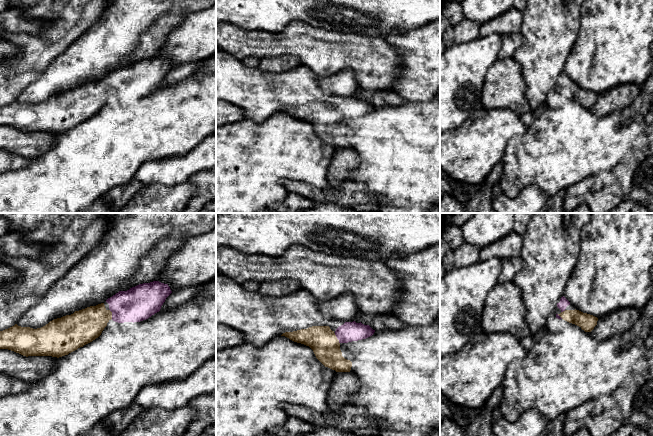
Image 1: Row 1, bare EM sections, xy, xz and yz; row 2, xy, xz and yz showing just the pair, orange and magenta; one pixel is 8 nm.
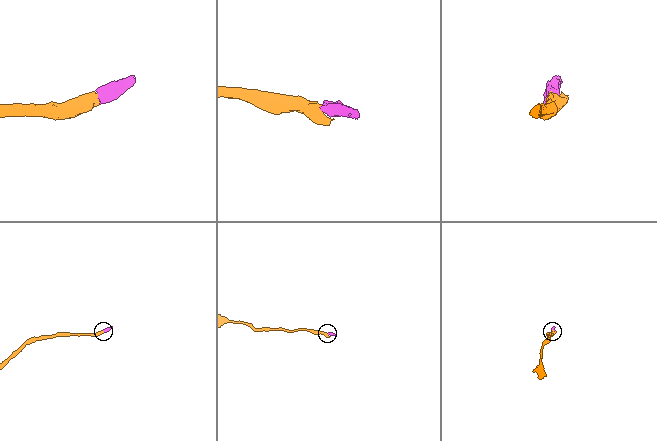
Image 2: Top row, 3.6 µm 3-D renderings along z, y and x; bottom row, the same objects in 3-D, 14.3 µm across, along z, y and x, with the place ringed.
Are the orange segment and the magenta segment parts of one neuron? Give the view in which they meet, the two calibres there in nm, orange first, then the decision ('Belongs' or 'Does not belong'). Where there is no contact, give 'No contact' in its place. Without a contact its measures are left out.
Touches orange in xz. Thickness 220 nm (orange) against 160 nm. Belongs

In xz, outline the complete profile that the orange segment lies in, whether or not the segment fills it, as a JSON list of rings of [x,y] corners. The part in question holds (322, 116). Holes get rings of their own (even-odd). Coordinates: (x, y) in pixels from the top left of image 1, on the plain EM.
[[[353,97],[345,98],[335,108],[329,102],[312,102],[307,105],[285,108],[281,112],[309,122],[325,143],[336,148],[350,148],[352,138],[342,132],[340,120],[366,115],[374,108],[375,106],[369,101]]]

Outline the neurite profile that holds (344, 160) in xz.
[[[336,148],[327,171],[330,187],[340,187],[351,180],[351,172],[357,169],[359,164],[360,156],[353,148]]]

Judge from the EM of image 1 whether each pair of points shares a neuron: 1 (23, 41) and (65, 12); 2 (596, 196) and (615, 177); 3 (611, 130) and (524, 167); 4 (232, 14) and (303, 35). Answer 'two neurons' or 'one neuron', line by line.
1: one neuron
2: one neuron
3: one neuron
4: two neurons

